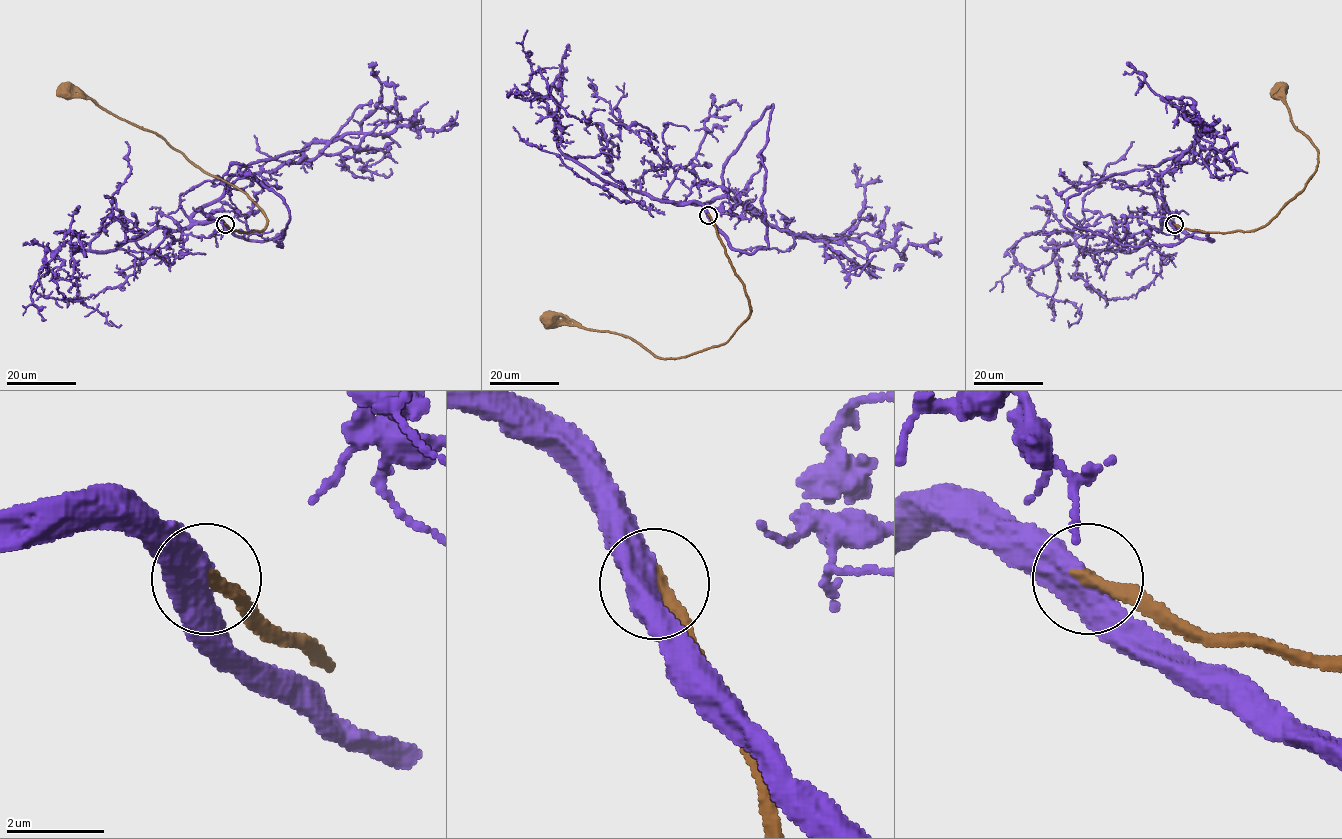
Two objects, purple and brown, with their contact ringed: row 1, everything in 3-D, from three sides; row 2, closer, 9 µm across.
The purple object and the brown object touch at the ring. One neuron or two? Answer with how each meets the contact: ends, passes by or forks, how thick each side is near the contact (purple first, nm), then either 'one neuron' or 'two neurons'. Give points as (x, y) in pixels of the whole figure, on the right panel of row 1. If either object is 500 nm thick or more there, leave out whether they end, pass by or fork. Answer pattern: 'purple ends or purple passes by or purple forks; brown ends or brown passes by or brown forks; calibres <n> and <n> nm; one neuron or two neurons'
calibres 550 and 360 nm; one neuron

